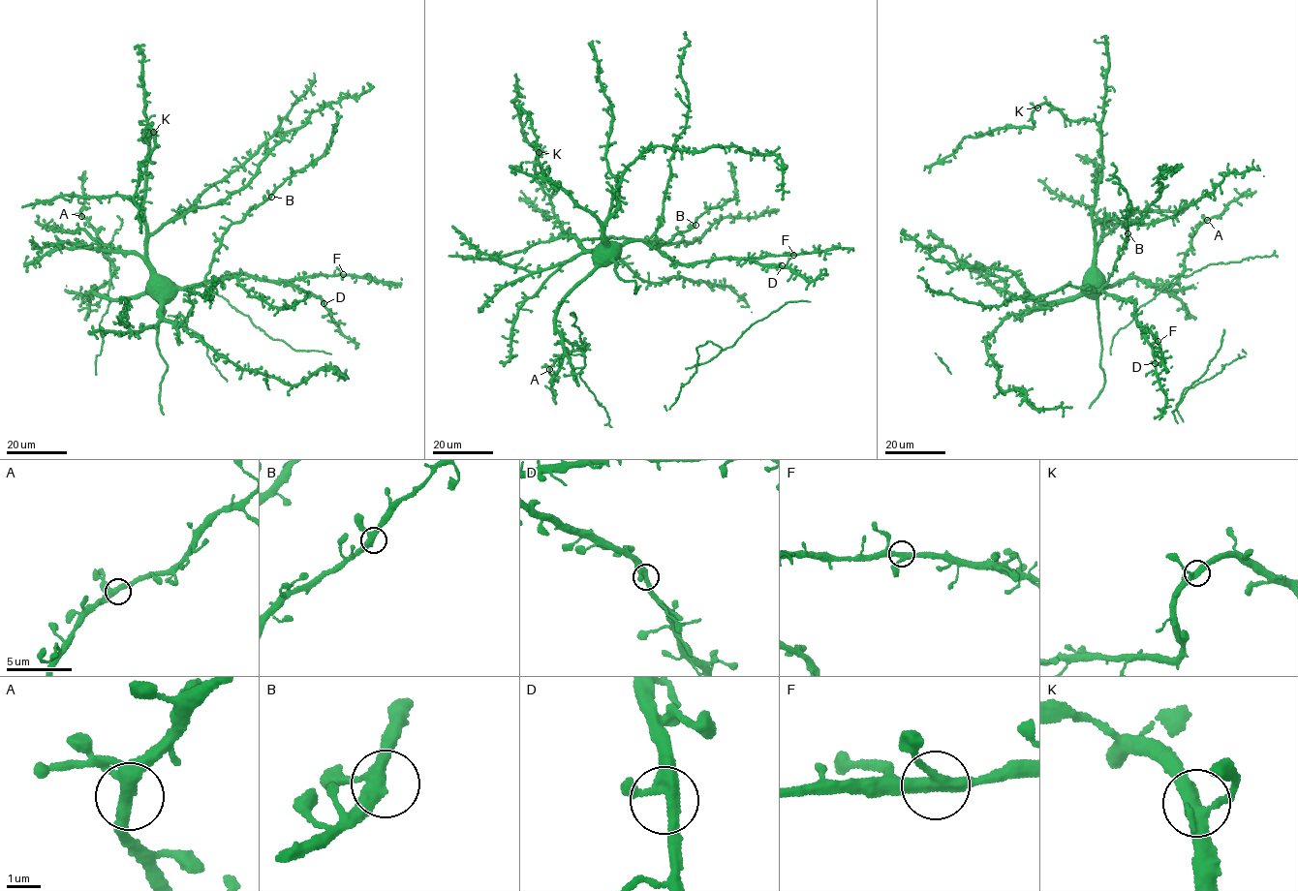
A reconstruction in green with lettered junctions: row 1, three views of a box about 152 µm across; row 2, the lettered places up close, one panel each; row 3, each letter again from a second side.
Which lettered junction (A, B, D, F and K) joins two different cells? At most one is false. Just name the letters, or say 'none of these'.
none of these

